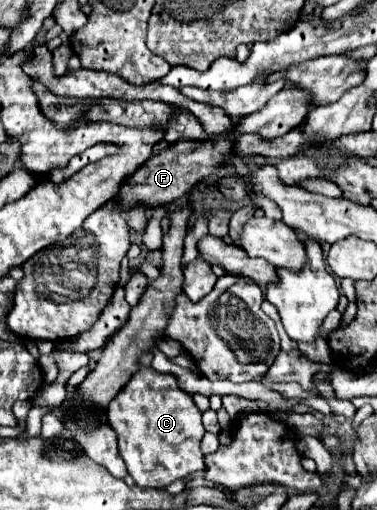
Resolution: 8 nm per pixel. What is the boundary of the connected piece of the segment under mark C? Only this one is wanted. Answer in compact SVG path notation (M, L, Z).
M143 367L131 375L107 407L107 419L119 437L119 453L139 487L163 489L175 479L205 469L201 439L205 435L201 411L193 397L179 389L175 375Z

